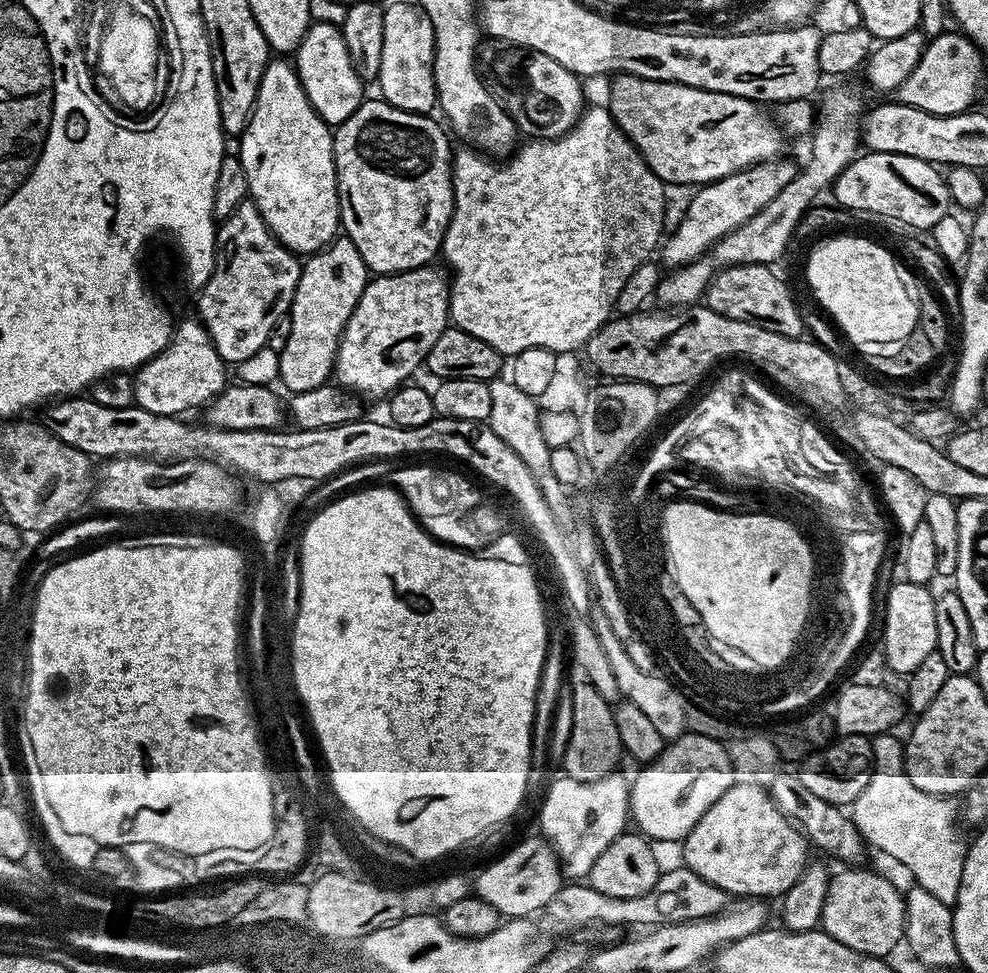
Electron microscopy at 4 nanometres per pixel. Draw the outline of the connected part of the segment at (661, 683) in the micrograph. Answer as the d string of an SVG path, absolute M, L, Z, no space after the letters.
M597 611L594 618L596 619L594 619L594 627L597 638L601 642L602 650L605 651L607 661L610 662L610 668L613 670L621 697L633 703L634 706L638 706L638 709L642 710L647 718L650 718L651 724L666 742L679 739L689 727L687 726L688 708L684 705L685 693L667 675L664 677L664 674L641 671L641 668L637 667L637 664L633 663L633 659L627 654L625 641L620 640L618 634L614 634L614 630L610 630L610 622L606 622L606 614Z

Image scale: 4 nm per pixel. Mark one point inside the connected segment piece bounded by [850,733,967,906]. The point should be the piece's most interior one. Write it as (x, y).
(892, 815)

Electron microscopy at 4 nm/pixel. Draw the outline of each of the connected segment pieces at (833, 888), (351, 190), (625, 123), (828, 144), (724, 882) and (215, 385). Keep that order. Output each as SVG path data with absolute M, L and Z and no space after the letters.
M848 866L831 877L828 882L826 906L822 906L820 928L830 938L838 938L842 946L850 946L850 950L858 950L862 954L887 957L887 952L892 952L901 946L905 939L905 893L899 892L879 873L869 870L864 866Z
M381 98L365 99L357 106L352 114L339 127L335 129L332 138L332 153L336 163L336 189L340 199L340 222L343 235L358 246L358 254L362 254L362 262L372 274L391 274L394 272L409 272L415 268L422 268L433 263L437 259L444 242L444 232L448 229L448 223L452 217L452 161L453 149L448 149L448 140L444 132L432 121L431 115L420 115L406 110L396 109Z
M620 74L611 81L610 95L607 97L606 104L611 111L612 117L618 122L622 131L631 138L633 146L642 154L642 158L648 163L650 170L654 170L654 174L658 179L663 180L665 185L668 186L672 186L672 184L692 184L691 186L713 184L714 181L726 178L743 168L749 168L755 164L765 164L768 160L777 159L783 153L780 151L784 148L784 140L786 141L785 133L782 131L779 123L773 117L771 120L760 109L763 107L757 101L747 100L734 94L698 90L685 84L675 84L674 82L666 82L665 80L643 80L640 76L625 76Z
M832 88L818 104L816 127L810 136L812 152L810 160L801 167L799 174L754 218L750 218L738 230L726 234L710 249L710 258L693 260L692 263L677 268L671 274L665 275L656 287L655 299L661 300L664 306L691 306L701 299L708 291L708 284L717 271L722 268L732 268L735 264L767 264L775 265L775 260L787 250L792 240L792 231L798 226L804 213L813 207L815 196L821 194L835 183L838 174L842 172L859 155L860 152L860 117L864 106L859 98L846 88Z
M743 782L733 785L702 814L682 848L683 863L694 874L736 898L783 897L810 863L810 844L800 828L780 812L763 787Z
M199 319L179 321L172 341L154 358L150 358L134 372L135 407L150 410L150 414L175 416L188 414L191 408L203 409L218 393L224 391L226 365L212 345L208 331Z

